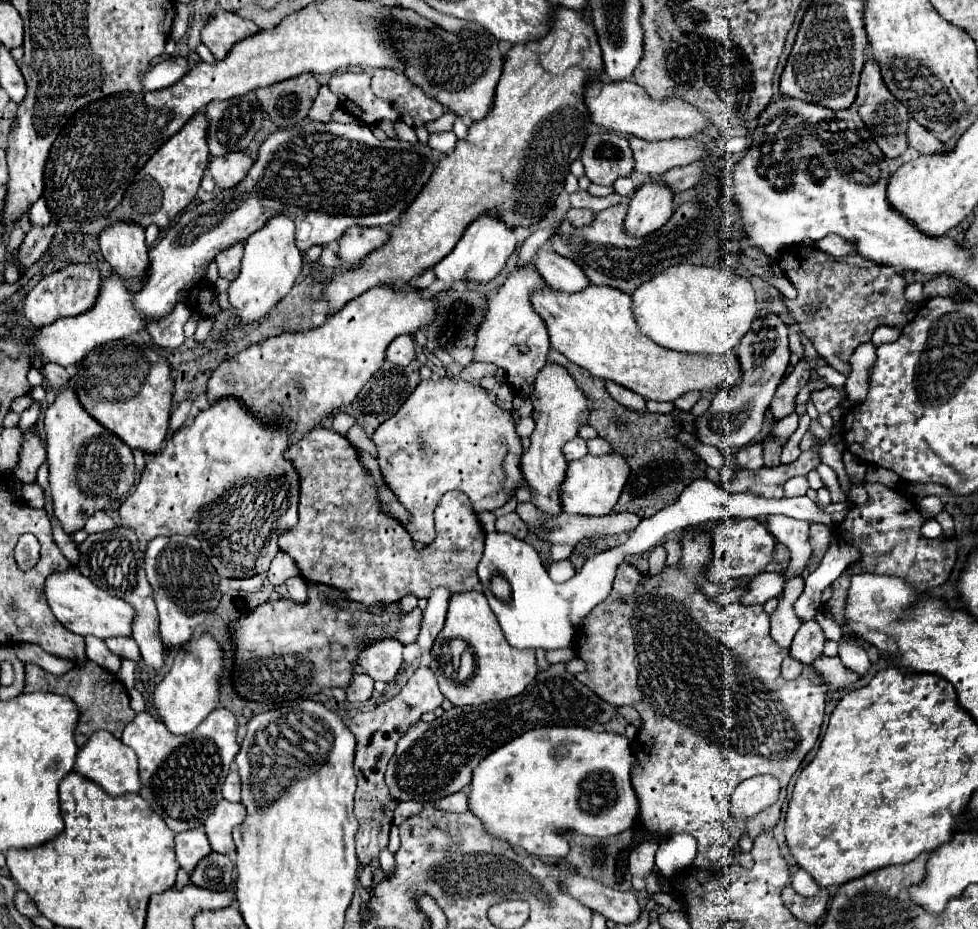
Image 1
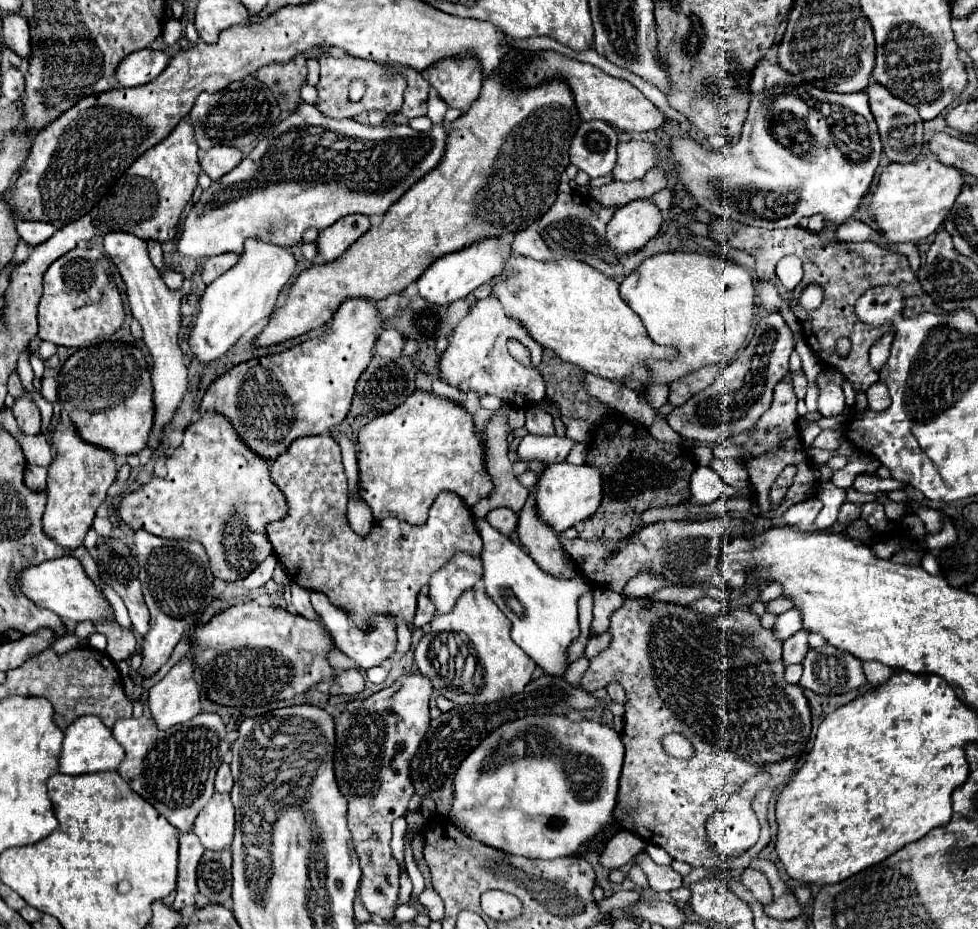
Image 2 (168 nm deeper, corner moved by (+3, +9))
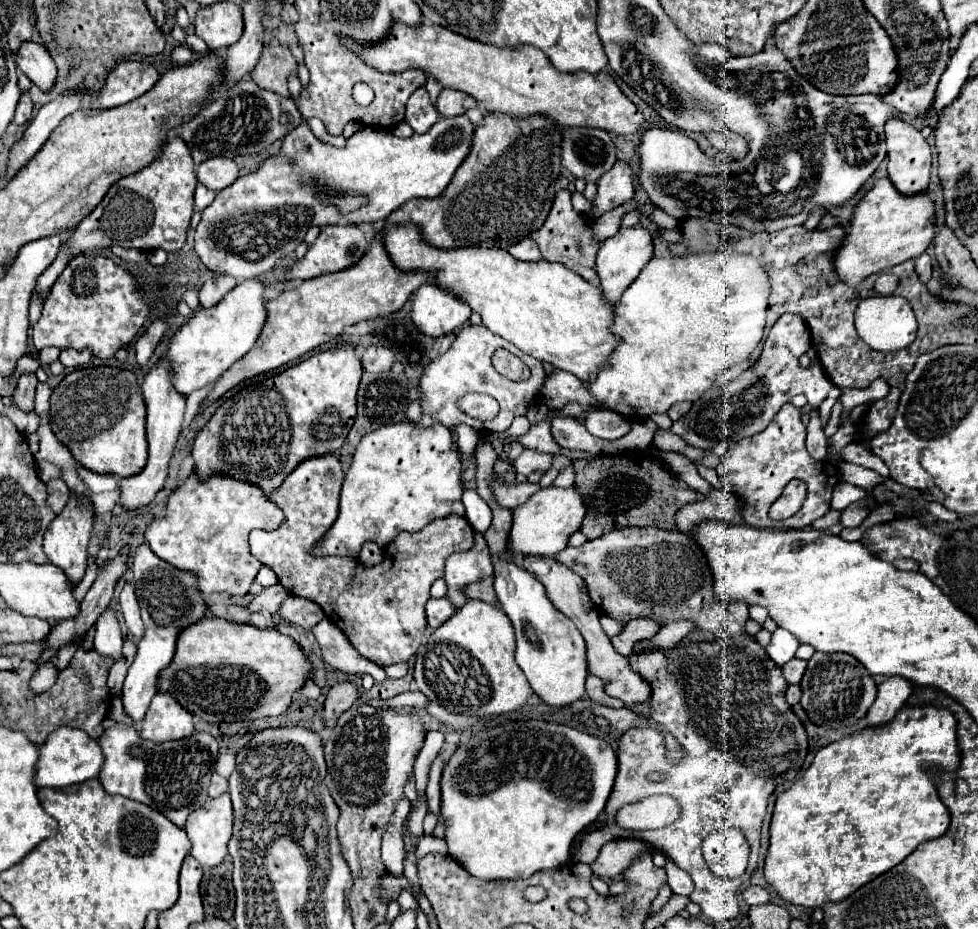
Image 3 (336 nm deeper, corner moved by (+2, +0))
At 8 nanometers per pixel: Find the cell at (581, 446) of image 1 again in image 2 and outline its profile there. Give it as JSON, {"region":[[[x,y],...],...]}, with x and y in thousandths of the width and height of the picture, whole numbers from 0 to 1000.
{"region":[[[537,468],[535,475],[529,481],[529,488],[535,496],[541,494],[553,494],[557,498],[572,498],[578,496],[582,485],[586,483],[588,475],[582,470],[549,470],[549,468]]]}

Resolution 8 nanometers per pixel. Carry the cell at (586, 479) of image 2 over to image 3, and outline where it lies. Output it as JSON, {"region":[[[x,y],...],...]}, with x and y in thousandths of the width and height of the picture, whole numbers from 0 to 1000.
{"region":[[[554,525],[538,543],[526,549],[526,562],[519,579],[519,590],[524,596],[534,598],[556,598],[564,601],[579,590],[581,579],[593,571],[597,560],[597,543],[593,543],[593,532],[589,525]]]}

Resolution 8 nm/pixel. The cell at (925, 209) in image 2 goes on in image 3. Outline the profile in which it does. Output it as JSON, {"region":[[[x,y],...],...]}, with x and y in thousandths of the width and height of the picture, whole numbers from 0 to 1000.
{"region":[[[910,192],[896,194],[873,224],[867,252],[861,258],[863,263],[859,263],[853,273],[853,293],[861,304],[877,308],[890,295],[939,278],[955,258],[955,230],[957,224],[951,207],[941,211],[920,211]]]}

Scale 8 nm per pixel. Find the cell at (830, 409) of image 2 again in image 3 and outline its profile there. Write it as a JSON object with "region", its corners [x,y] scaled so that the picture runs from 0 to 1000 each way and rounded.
{"region":[[[810,336],[800,338],[789,351],[773,392],[740,418],[726,418],[724,422],[720,422],[720,426],[716,426],[716,431],[708,435],[706,443],[691,452],[685,463],[691,469],[697,469],[706,480],[726,484],[732,478],[751,478],[763,469],[779,465],[800,439],[800,435],[808,433],[814,424],[822,424],[826,433],[836,439],[851,418],[851,411],[845,407],[838,390],[832,390],[832,394],[826,396],[820,396],[816,392],[816,385],[826,379],[826,375],[828,355],[820,340]]]}

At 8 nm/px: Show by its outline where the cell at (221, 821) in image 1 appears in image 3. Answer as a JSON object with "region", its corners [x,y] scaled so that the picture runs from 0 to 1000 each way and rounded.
{"region":[[[235,855],[213,861],[207,870],[192,878],[188,889],[192,902],[196,904],[196,921],[209,932],[223,932],[233,921],[233,904],[237,900],[237,863]]]}

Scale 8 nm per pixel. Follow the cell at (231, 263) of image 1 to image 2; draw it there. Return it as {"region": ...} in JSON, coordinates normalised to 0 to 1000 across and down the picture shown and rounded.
{"region":[[[226,272],[222,277],[214,277],[208,285],[208,302],[214,307],[218,305],[224,296],[228,296],[230,292],[236,290],[236,285],[242,283],[242,274],[240,272]]]}

